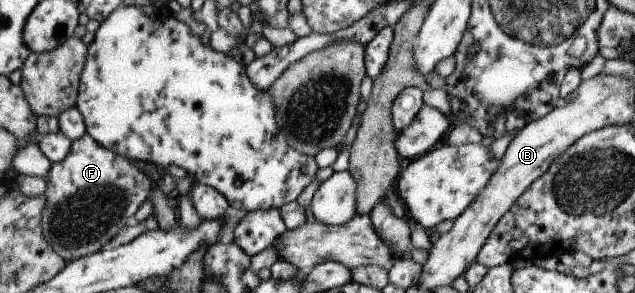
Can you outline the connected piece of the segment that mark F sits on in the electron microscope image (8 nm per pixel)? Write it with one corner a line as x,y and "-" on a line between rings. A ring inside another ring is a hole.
85,133
83,138
72,141
68,155
53,164
48,177
46,193
47,202
42,216
42,227
46,239
67,262
76,261
101,251
117,234
127,227
129,218
135,217
137,211
153,193
151,180
143,170
139,170
131,159
115,154
97,142
93,135

